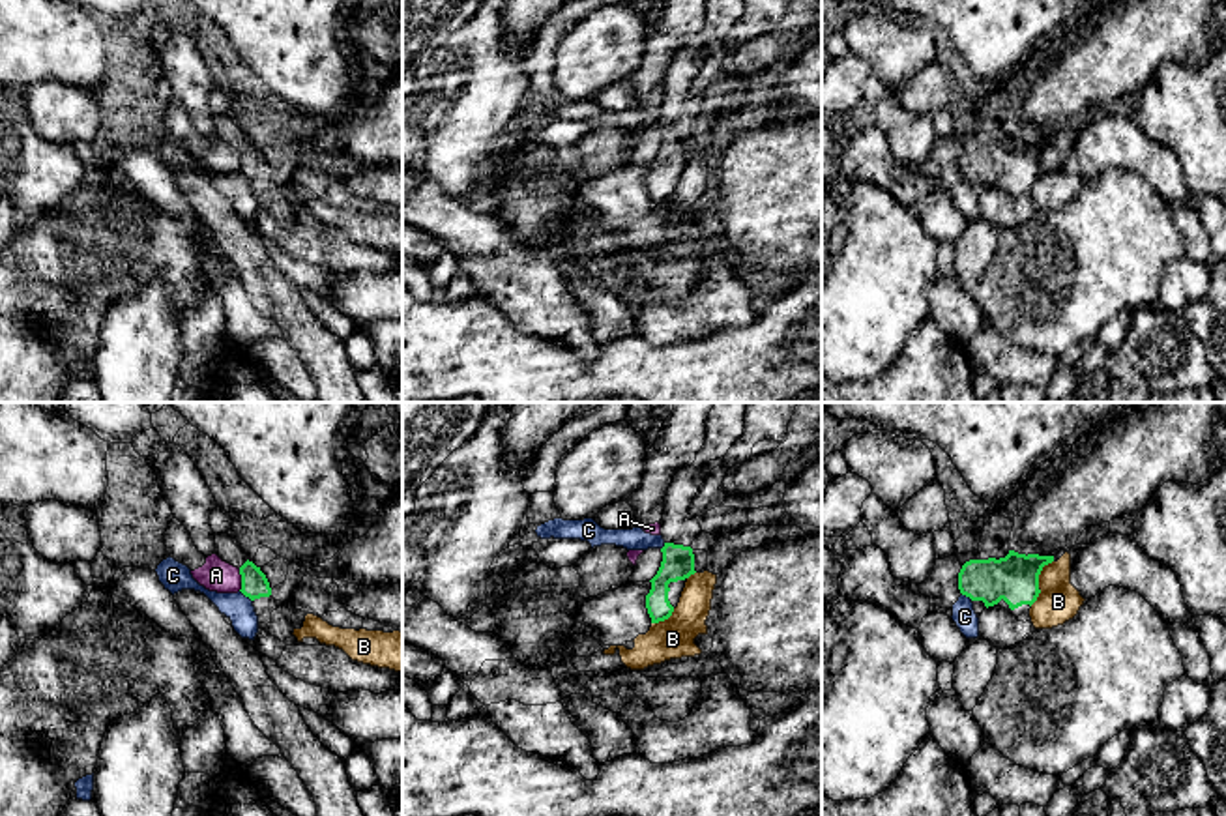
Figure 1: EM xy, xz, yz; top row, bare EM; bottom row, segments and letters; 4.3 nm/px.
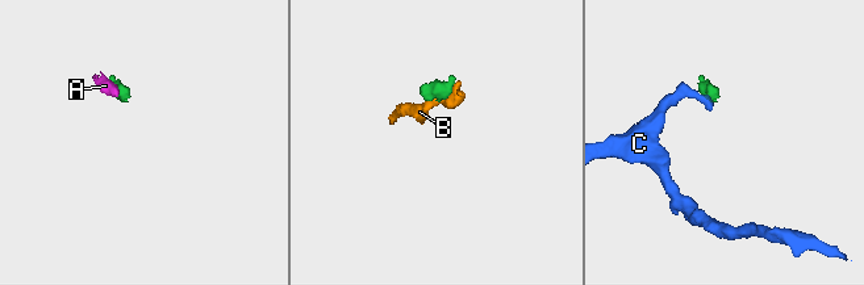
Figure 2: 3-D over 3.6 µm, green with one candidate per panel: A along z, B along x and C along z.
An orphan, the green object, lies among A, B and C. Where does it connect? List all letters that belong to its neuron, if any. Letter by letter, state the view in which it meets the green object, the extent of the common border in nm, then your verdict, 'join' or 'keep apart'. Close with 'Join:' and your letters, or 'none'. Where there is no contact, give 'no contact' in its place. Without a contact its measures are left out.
A: meets green in xy; contact 100 nm long; keep apart
B: meets green in yz; contact 220 nm long; keep apart
C: meets green in xy; contact 80 nm long; keep apart
Join: none

